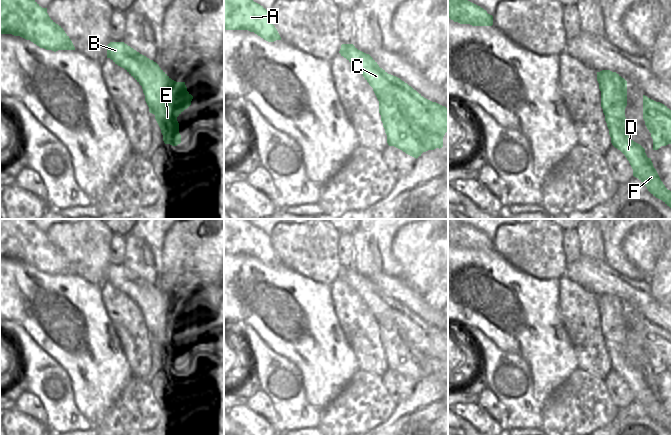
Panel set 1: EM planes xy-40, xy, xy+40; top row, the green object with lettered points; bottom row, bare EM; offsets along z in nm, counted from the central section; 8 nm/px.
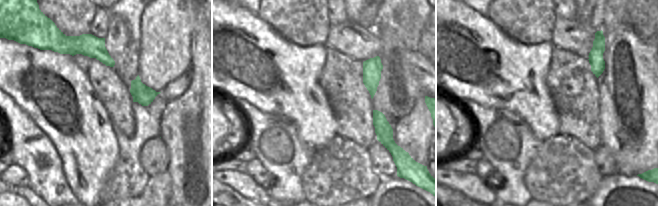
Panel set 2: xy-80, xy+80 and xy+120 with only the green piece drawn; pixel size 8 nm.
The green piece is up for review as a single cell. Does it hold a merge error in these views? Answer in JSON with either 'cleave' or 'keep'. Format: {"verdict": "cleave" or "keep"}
{"verdict": "cleave"}

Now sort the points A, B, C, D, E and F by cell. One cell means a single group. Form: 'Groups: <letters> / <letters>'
Groups: A B C / D E F

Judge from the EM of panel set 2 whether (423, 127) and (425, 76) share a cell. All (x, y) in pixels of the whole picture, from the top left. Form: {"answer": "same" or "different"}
{"answer": "different"}

